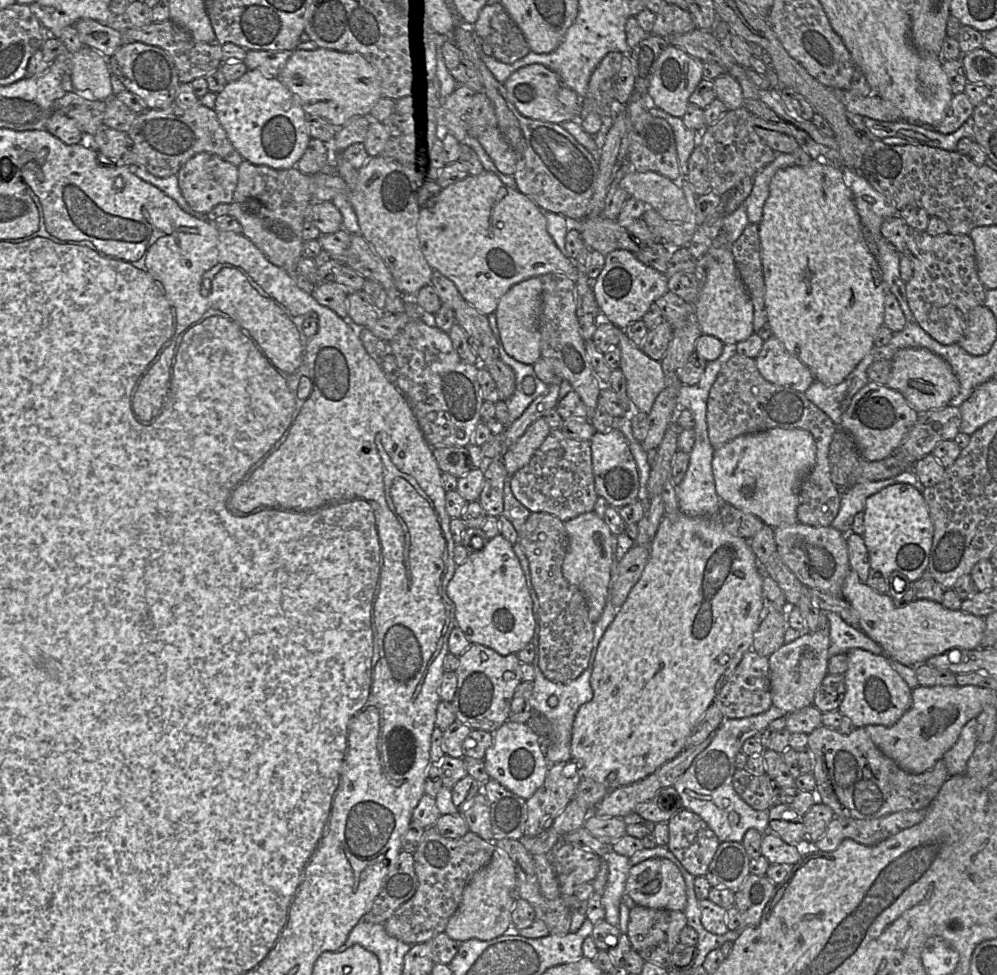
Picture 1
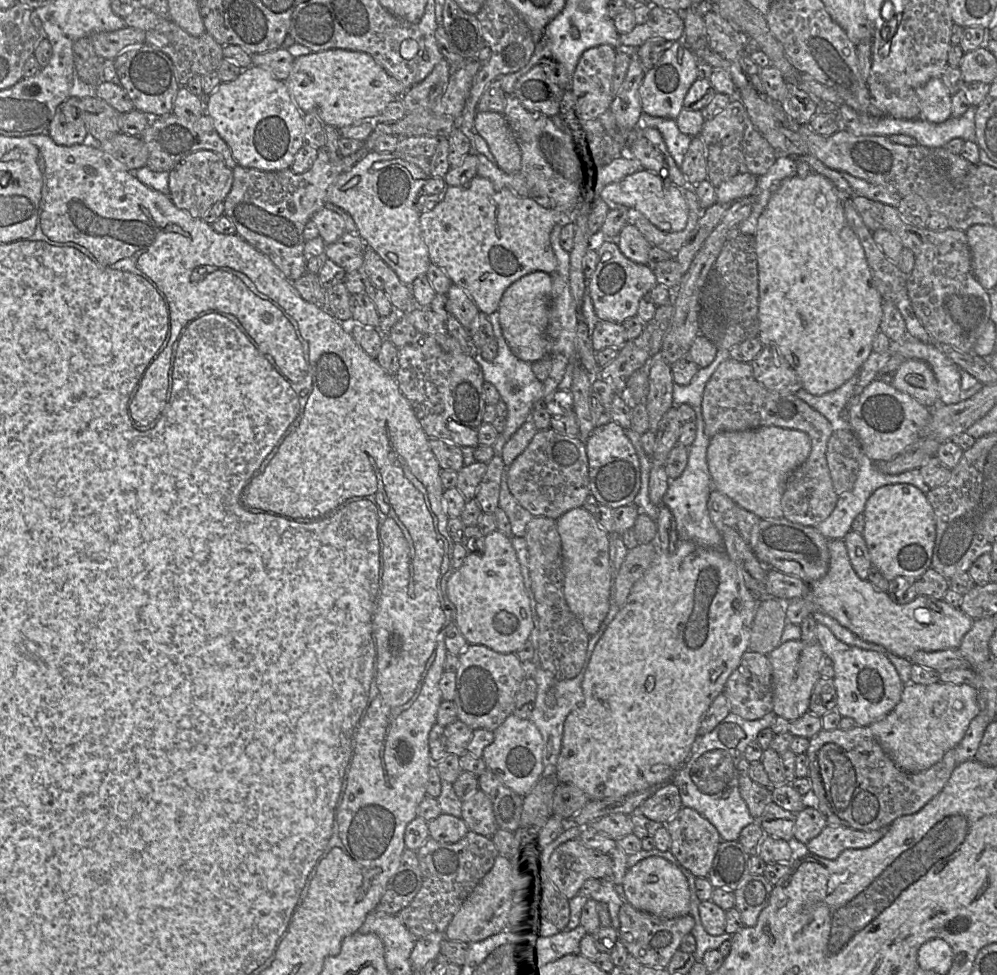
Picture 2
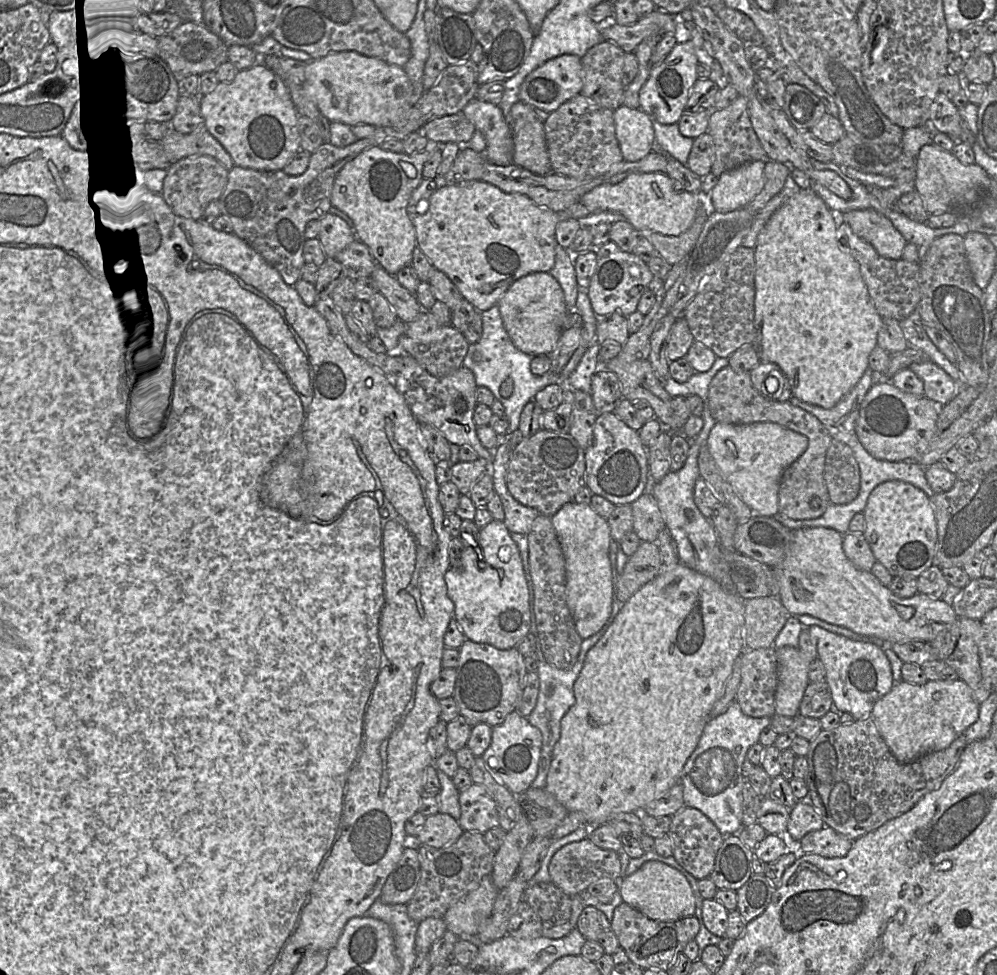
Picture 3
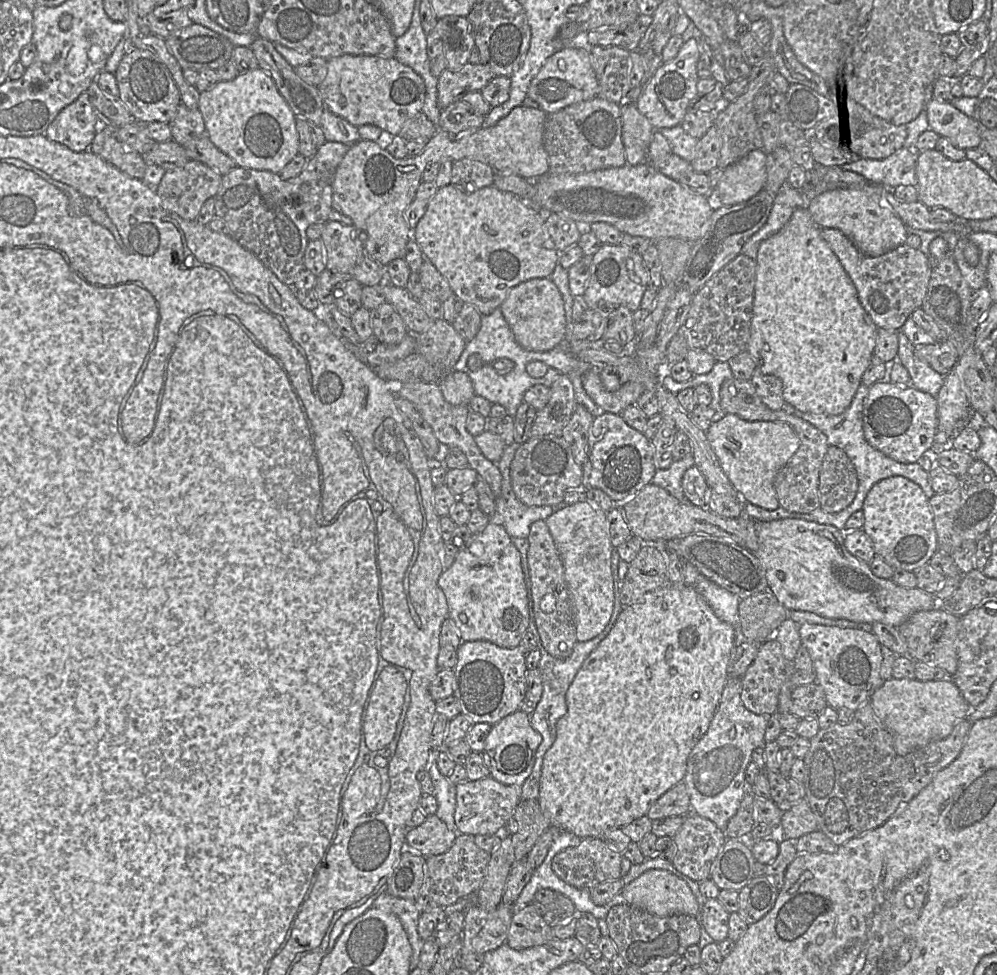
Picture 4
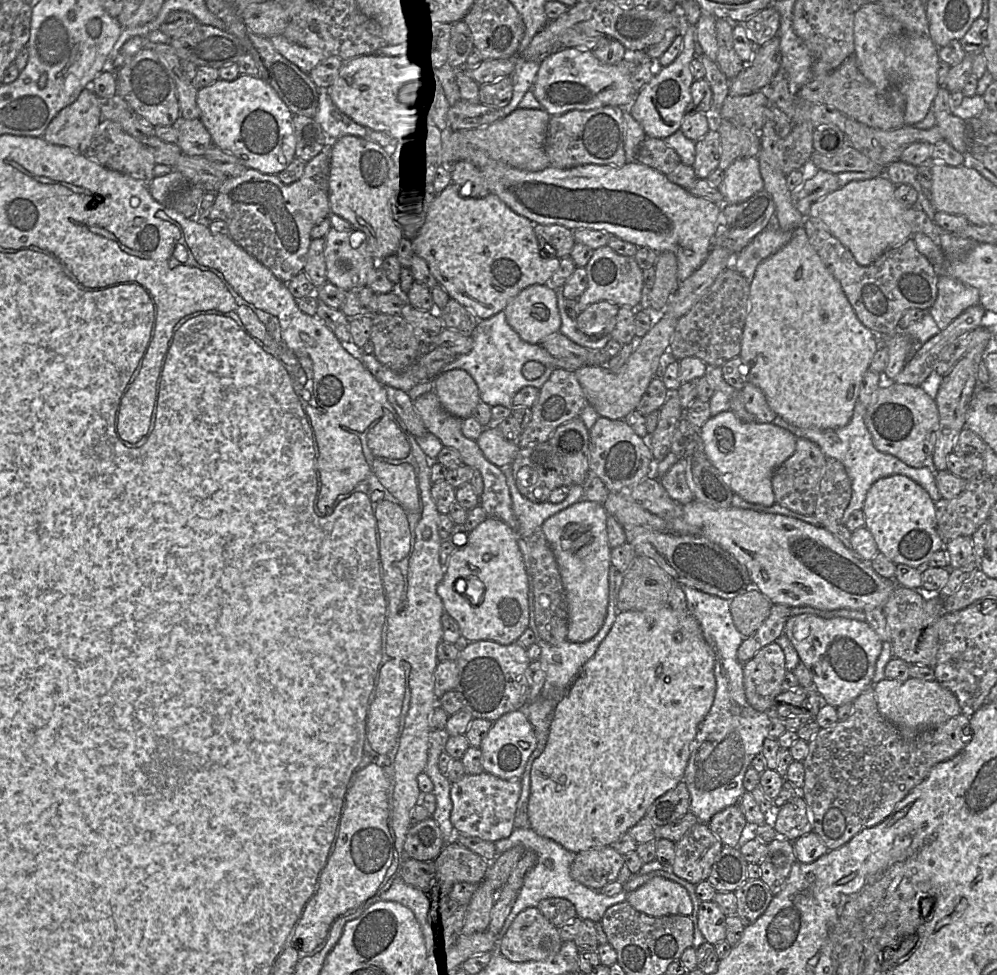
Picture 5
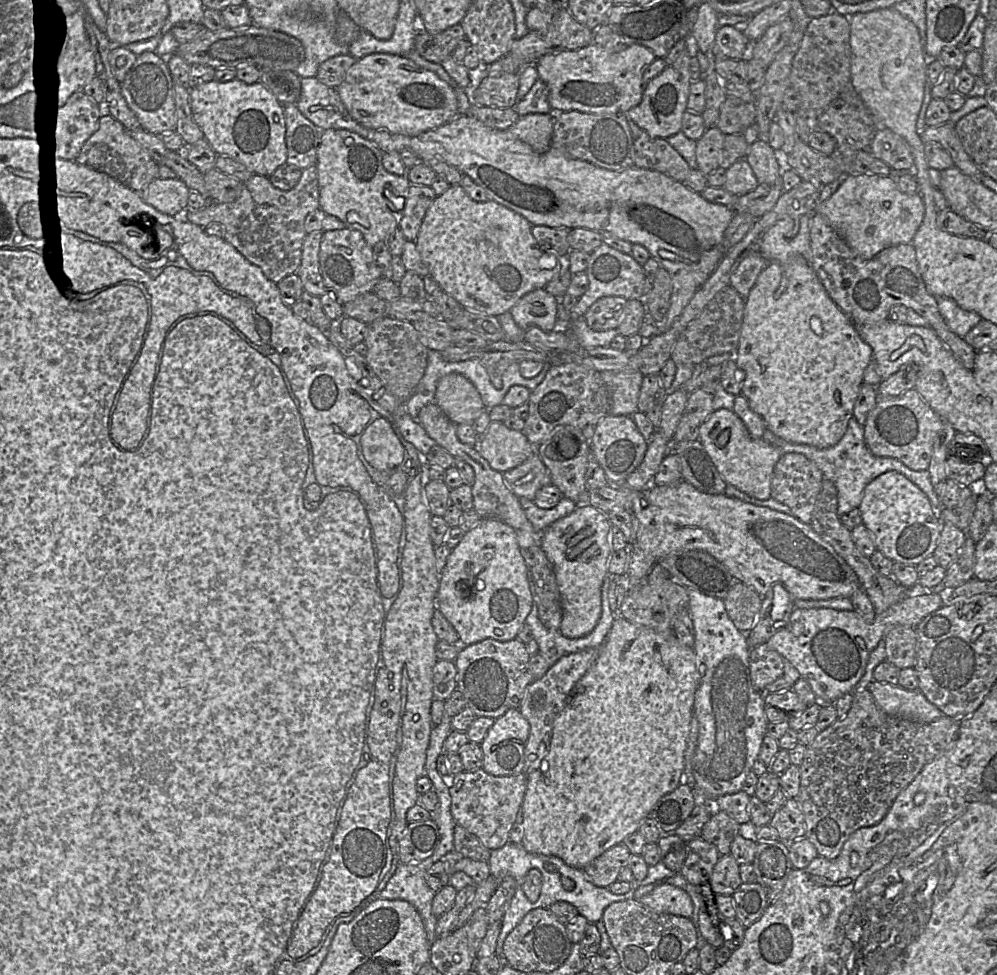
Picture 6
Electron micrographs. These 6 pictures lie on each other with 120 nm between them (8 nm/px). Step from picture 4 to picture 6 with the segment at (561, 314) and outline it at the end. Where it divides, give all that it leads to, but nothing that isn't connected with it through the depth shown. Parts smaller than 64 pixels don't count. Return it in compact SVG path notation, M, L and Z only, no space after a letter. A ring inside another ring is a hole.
M539 288L522 296L509 312L517 326L524 331L538 327L550 332L559 326L557 306L556 297Z

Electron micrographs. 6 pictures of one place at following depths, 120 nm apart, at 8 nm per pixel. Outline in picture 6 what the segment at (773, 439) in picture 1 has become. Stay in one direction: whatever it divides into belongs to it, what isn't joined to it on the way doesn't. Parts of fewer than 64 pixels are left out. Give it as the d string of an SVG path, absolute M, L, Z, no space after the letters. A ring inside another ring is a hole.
M733 410L714 411L700 424L699 440L727 485L732 485L758 500L771 498L773 471L783 453L763 439L752 438Z

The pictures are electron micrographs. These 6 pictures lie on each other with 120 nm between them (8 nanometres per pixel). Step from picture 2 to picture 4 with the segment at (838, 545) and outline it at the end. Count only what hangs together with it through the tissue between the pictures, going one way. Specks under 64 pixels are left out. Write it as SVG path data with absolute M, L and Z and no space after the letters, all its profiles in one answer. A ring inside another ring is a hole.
M780 519L757 522L758 548L753 553L760 561L768 590L789 611L815 613L825 618L846 619L859 623L881 622L898 628L918 611L935 608L935 596L915 588L904 588L892 581L875 576L869 565L848 552L844 545L845 532L832 525L802 519Z

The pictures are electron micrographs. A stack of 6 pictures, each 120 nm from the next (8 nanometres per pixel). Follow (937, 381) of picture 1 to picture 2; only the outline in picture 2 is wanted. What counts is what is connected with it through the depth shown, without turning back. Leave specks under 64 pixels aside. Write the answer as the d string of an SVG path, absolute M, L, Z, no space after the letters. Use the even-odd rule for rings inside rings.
M905 359L891 384L927 407L939 405L938 384L931 367L922 360Z

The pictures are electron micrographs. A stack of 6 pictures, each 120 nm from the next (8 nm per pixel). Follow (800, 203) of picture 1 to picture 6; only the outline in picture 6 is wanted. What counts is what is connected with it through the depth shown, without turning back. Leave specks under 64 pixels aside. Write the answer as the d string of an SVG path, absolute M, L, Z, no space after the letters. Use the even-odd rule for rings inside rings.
M801 256L786 263L769 262L758 275L745 302L739 343L734 358L741 372L741 394L748 400L753 412L761 416L766 428L777 437L794 444L806 444L819 449L836 445L844 436L849 420L854 417L853 410L860 388L864 382L864 371L873 359L873 349L859 335L853 321L831 299L820 282L811 264Z

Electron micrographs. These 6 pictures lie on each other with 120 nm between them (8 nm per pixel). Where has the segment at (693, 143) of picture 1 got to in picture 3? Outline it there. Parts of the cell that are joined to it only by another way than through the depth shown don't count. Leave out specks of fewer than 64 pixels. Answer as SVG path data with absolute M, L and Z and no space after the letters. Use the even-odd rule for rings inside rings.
M653 121L652 124L658 149L686 165L694 139L683 136L678 123L665 125Z

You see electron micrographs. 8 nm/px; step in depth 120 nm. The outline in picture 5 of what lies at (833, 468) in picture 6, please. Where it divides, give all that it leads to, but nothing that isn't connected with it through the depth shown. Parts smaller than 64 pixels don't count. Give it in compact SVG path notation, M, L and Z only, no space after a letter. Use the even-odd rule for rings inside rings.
M856 402L853 414L849 423L841 428L820 430L816 428L798 428L787 423L780 416L776 416L773 424L788 430L797 438L806 438L816 443L826 458L834 458L840 461L851 480L851 500L840 519L840 524L845 524L849 517L857 510L861 510L869 488L878 479L891 475L905 475L919 484L930 496L933 502L941 499L935 482L935 471L930 462L921 468L913 468L899 460L897 457L878 451L873 444L871 434L865 424L866 407L861 402Z

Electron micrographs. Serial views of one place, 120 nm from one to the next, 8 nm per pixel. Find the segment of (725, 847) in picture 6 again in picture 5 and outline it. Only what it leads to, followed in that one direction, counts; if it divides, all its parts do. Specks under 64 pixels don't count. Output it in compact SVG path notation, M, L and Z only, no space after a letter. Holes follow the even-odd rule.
M736 804L716 813L709 821L708 826L720 839L723 846L736 848L746 824L744 813Z

